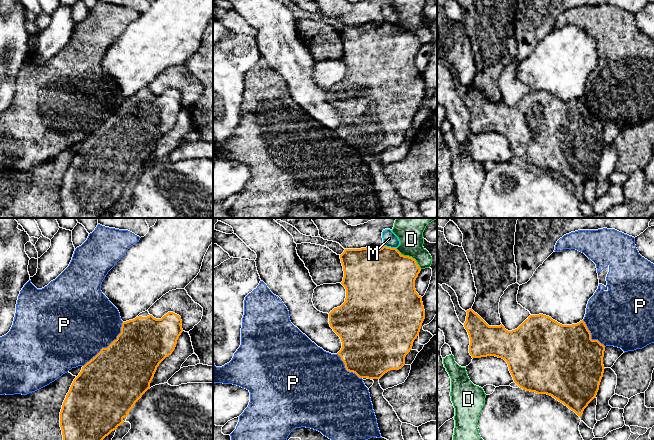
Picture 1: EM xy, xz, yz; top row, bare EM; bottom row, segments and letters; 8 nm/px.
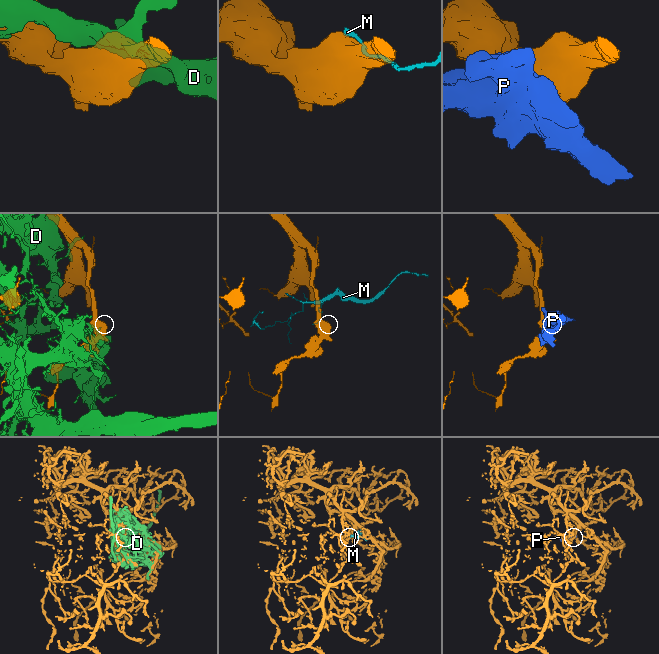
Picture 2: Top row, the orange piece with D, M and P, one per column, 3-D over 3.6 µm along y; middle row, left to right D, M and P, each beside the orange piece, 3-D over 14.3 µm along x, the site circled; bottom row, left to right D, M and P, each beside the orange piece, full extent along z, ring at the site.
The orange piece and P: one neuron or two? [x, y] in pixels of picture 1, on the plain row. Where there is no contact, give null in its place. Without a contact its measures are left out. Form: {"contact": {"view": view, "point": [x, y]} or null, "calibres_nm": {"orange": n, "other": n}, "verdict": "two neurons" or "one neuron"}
{"contact": {"view": "xy", "point": [108, 122]}, "calibres_nm": {"orange": 480, "other": 480}, "verdict": "two neurons"}

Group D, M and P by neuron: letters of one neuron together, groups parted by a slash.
D / M / P

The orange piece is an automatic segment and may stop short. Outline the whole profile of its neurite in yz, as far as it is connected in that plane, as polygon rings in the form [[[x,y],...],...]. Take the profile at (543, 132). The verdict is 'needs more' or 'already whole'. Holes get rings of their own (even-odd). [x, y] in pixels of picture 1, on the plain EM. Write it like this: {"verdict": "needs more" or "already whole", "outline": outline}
{"verdict": "already whole", "outline": [[[472,84],[467,86],[464,103],[470,114],[469,129],[472,134],[495,132],[504,135],[514,158],[523,166],[547,170],[563,179],[579,193],[596,173],[604,149],[603,133],[605,122],[591,115],[591,109],[582,96],[577,100],[562,101],[551,93],[530,91],[517,105],[508,107],[500,102],[489,102]]]}

